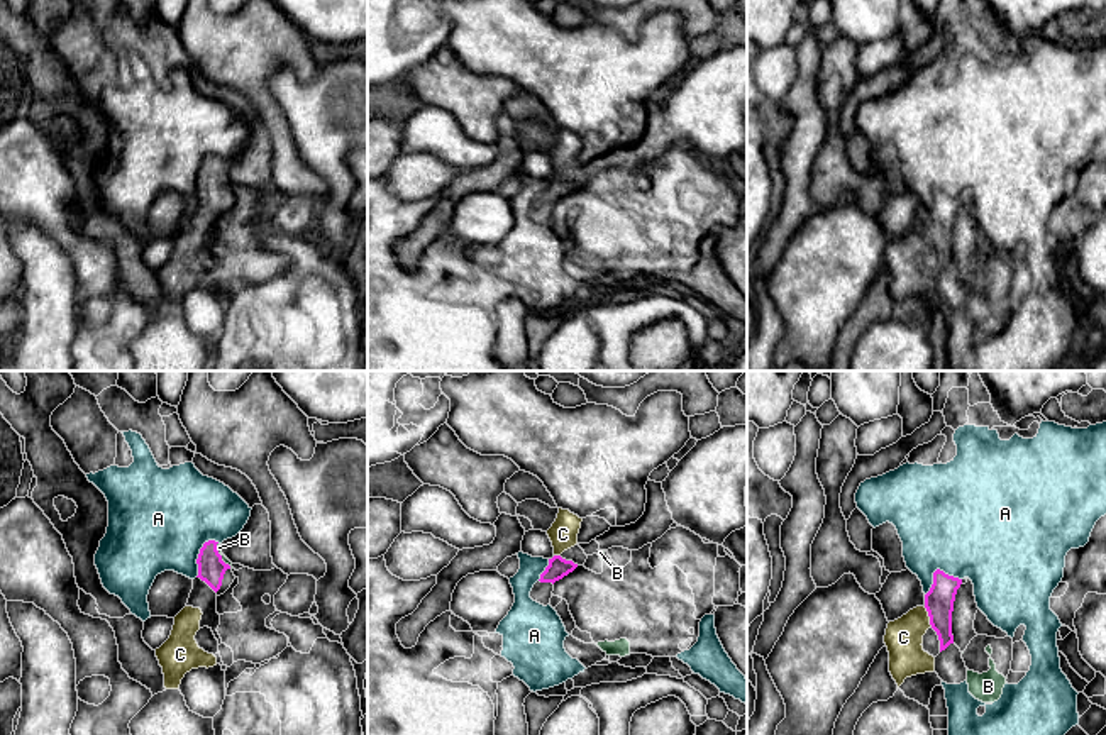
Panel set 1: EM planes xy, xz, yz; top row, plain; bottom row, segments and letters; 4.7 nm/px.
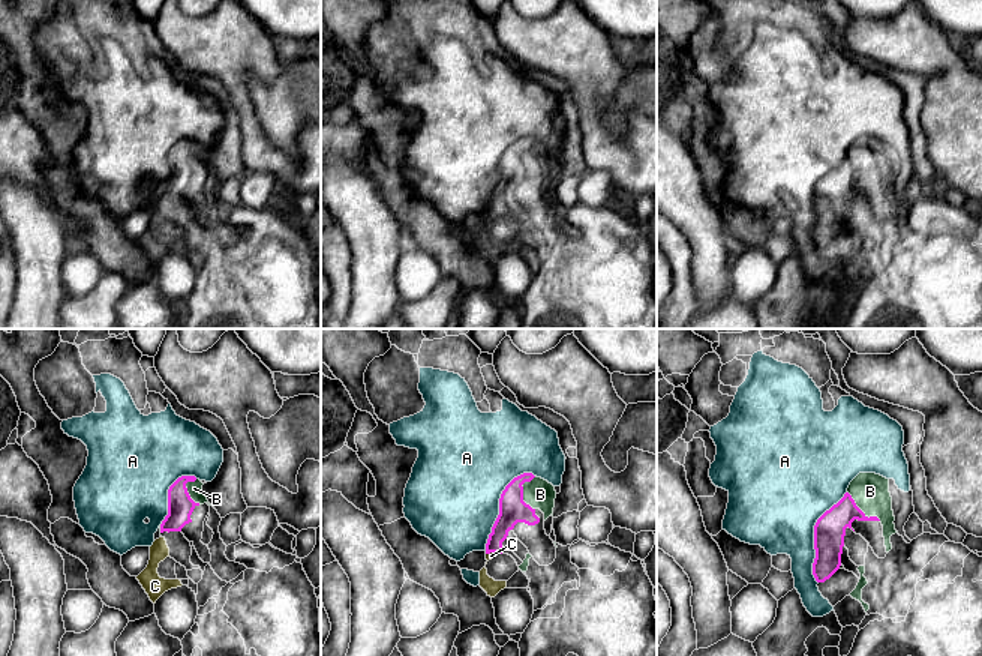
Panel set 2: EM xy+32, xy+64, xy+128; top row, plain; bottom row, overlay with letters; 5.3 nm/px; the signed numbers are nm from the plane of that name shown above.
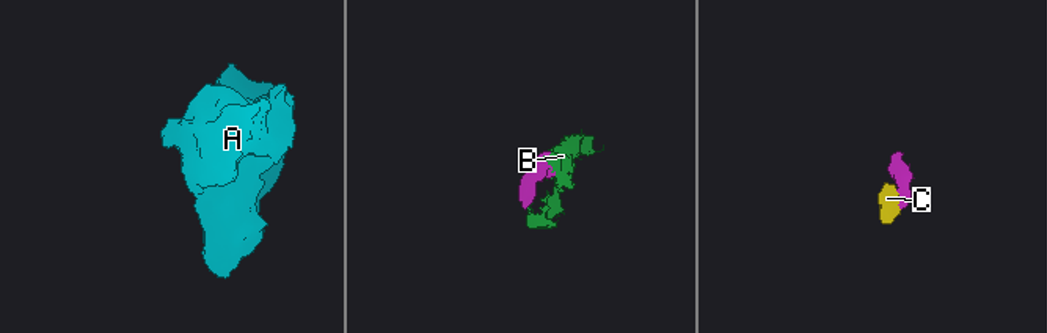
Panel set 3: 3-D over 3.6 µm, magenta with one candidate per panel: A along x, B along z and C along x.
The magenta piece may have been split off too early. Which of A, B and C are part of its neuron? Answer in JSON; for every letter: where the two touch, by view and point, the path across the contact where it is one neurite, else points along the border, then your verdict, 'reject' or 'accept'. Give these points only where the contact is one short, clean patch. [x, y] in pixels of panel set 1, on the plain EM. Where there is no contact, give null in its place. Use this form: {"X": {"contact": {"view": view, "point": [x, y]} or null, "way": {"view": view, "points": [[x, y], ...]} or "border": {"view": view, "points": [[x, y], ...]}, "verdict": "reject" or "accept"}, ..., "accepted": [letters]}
{"A": {"contact": {"view": "yz", "point": [935, 192]}, "verdict": "reject"}, "B": {"contact": {"view": "xy", "point": [221, 176]}, "verdict": "accept"}, "C": {"contact": {"view": "yz", "point": [929, 236]}, "way": {"view": "yz", "points": [[939, 222], [929, 236], [903, 258]]}, "verdict": "accept"}, "accepted": ["B", "C"]}

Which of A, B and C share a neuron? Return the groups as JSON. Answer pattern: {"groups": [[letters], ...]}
{"groups": [["A"], ["B", "C"]]}

